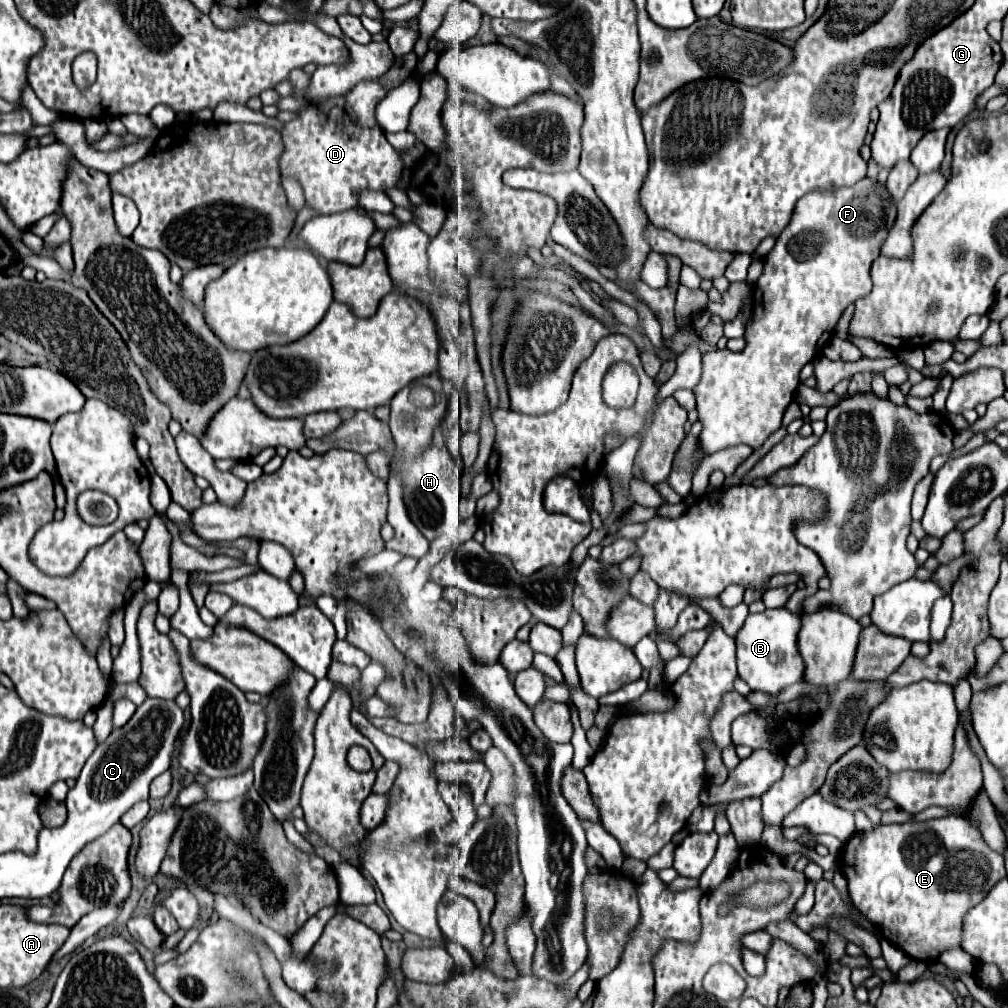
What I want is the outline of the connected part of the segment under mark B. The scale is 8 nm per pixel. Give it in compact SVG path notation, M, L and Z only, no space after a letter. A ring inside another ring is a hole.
M787 608L749 614L743 628L737 634L739 678L745 680L751 690L765 692L769 696L779 696L787 686L801 682L805 676L805 662L797 648L799 630L801 630L801 616Z

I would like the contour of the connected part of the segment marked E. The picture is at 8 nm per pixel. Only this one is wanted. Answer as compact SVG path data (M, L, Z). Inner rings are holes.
M959 816L911 824L877 824L869 832L855 832L839 852L837 864L849 882L849 894L855 906L873 920L885 940L901 948L913 960L937 960L943 950L959 946L961 916L985 898L983 882L985 892L989 892L989 888L1005 876L1003 856L993 852L981 838L981 832L969 828Z

